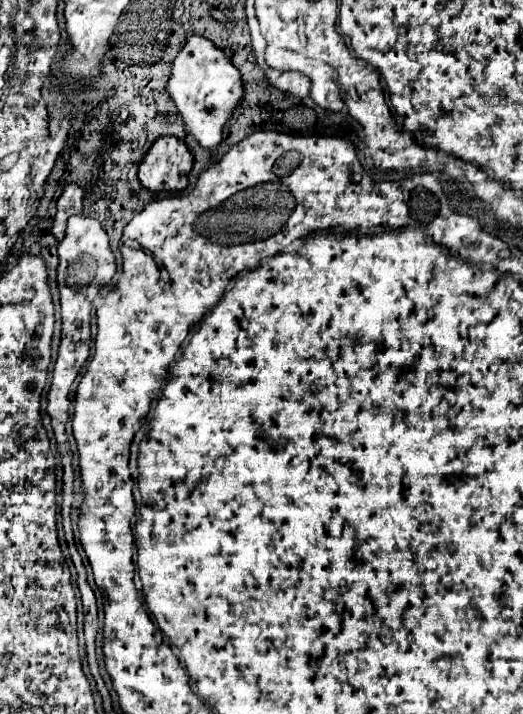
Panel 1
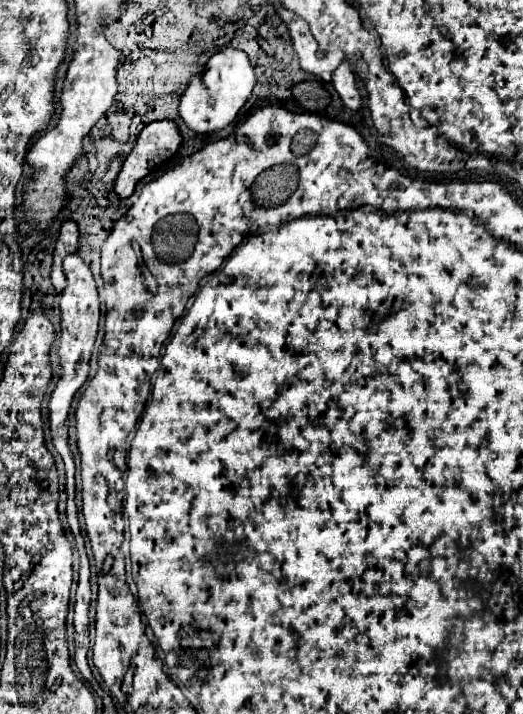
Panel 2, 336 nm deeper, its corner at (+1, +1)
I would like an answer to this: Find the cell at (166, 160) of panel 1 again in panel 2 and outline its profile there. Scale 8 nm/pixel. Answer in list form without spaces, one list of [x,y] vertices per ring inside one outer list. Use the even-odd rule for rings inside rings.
[[[154,121],[148,123],[134,149],[126,157],[120,175],[116,177],[116,193],[118,197],[130,197],[134,193],[134,187],[140,179],[150,175],[152,171],[158,171],[164,167],[168,159],[176,155],[176,151],[182,145],[182,135],[178,131],[178,125],[174,121]]]

